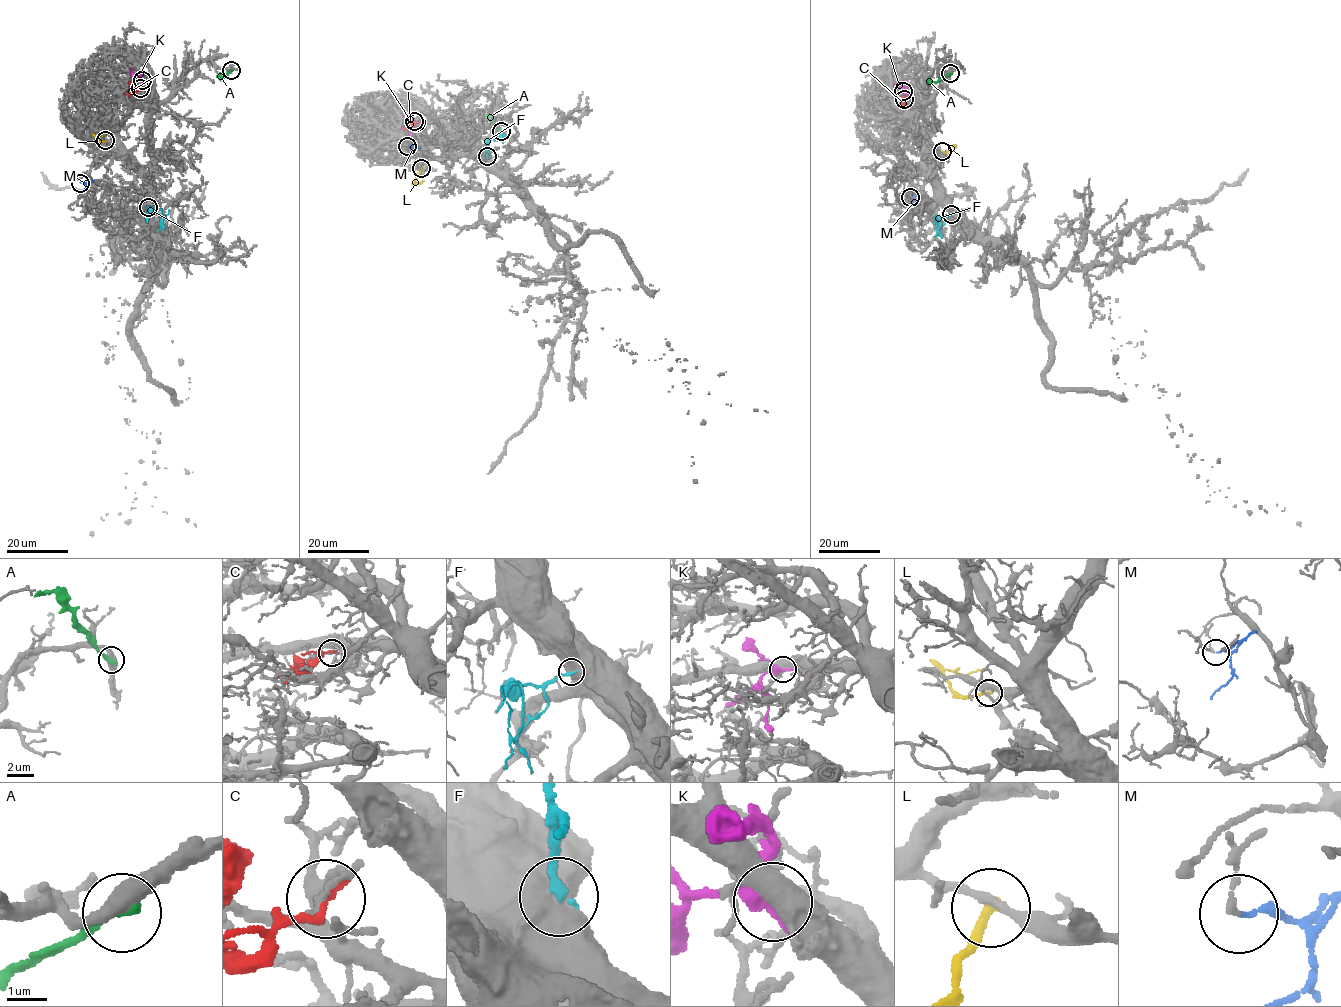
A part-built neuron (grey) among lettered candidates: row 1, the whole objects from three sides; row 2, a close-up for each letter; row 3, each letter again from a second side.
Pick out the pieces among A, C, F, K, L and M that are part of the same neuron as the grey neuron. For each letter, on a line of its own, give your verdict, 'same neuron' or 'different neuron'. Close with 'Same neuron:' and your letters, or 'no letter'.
A: different neuron
C: different neuron
F: different neuron
K: different neuron
L: different neuron
M: different neuron
Same neuron: no letter

